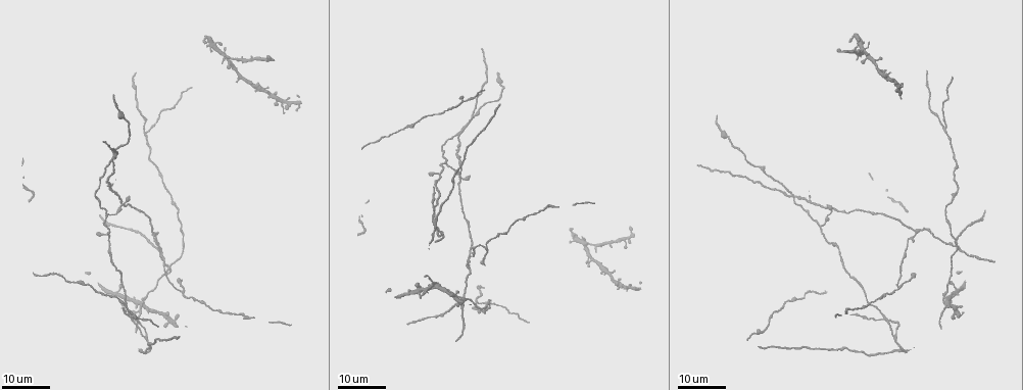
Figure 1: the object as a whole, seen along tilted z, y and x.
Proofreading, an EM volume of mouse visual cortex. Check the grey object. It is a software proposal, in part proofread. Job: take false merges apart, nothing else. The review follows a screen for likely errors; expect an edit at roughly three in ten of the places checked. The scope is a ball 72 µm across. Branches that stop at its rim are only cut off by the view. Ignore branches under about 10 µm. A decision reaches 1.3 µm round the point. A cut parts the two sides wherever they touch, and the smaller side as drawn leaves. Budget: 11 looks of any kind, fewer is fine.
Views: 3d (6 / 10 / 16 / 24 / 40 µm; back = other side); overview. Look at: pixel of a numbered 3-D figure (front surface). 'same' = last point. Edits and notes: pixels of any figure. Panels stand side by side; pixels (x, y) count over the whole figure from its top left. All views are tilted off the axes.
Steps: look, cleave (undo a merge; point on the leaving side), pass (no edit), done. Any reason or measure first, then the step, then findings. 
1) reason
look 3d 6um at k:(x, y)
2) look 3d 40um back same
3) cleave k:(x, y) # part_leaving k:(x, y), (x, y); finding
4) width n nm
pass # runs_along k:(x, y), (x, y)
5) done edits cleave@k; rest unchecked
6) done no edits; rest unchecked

sudden change in width
look 3d 16um at 1:(442, 176)

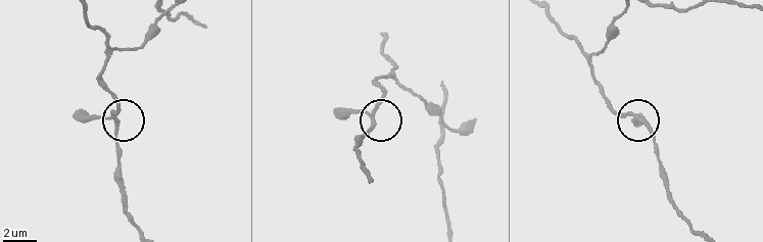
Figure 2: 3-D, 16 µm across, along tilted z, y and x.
zoom in
look 3d 6um at 2:(638, 118)

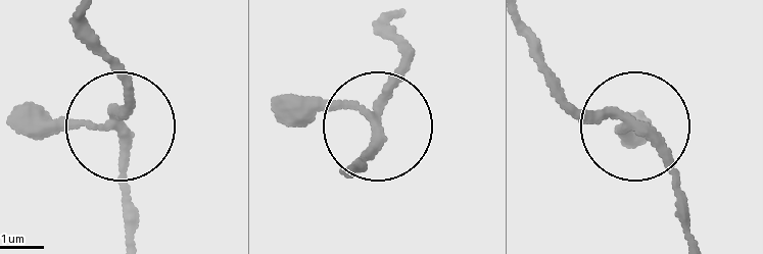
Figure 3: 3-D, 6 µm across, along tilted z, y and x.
arms 3
pass # runs_along 3:(523, 36), (561, 98), (651, 142), (690, 236); one neuron here

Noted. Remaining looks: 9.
look 3d 16um at 1:(458, 179)

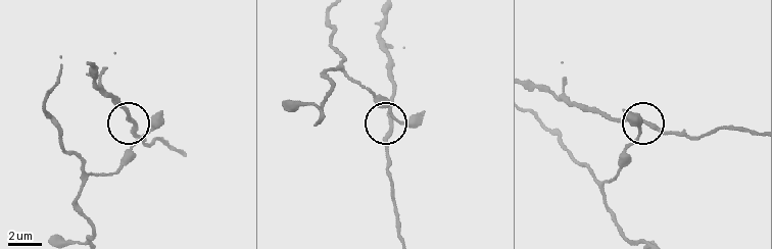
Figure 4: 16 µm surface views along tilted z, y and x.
closer look
look 3d 6um at 4:(648, 122)

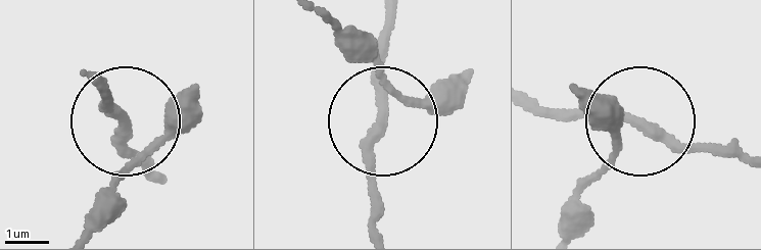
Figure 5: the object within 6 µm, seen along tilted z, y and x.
width 210 nm
pass # runs_along 5:(382, 116), (392, 91), (370, 35); continuous, no second neuron

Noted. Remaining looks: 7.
branch point
look 3d 16um at 1:(104, 218)

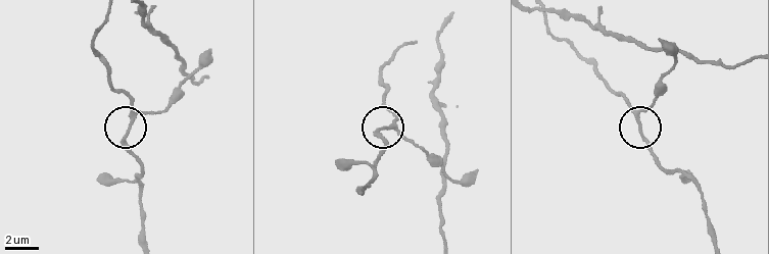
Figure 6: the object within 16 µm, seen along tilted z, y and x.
look 3d 6um at 6:(130, 121)

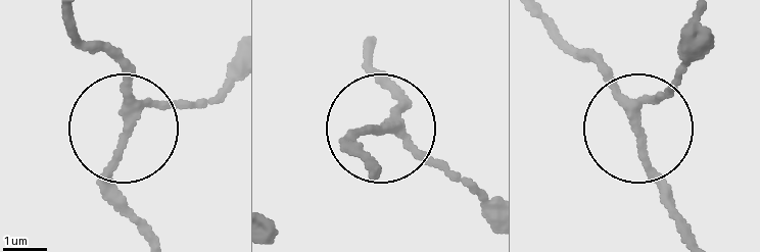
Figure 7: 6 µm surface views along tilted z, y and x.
pass # runs_along 7:(482, 200), (387, 129), (393, 93), (374, 54); continuous, no second neuron

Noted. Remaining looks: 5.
four arms meet
look 3d 16um at 1:(885, 319)

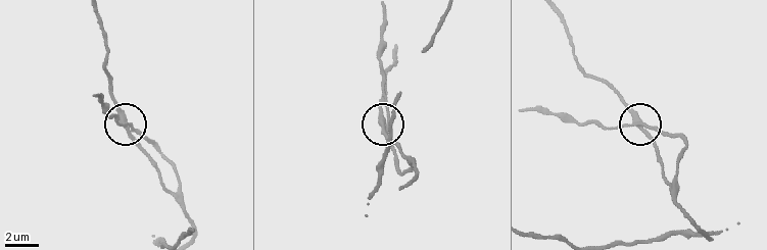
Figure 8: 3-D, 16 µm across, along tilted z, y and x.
look 3d 6um at 8:(128, 130)

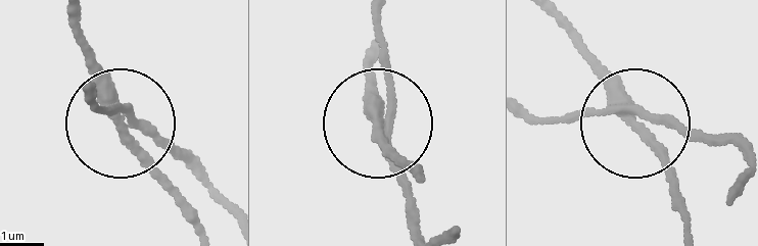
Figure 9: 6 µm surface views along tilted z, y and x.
width 260 nm
pass # runs_along 9:(545, 11), (683, 193); continuous, no second neuron

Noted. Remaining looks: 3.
thick turns thin
look 3d 16um at 1:(146, 297)

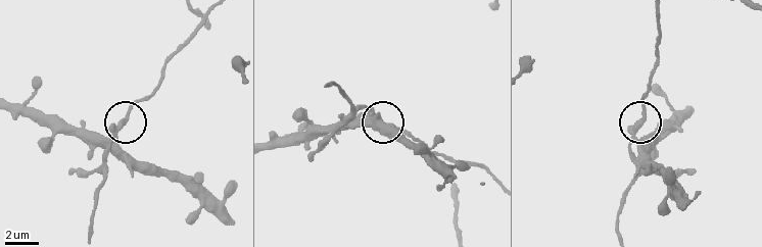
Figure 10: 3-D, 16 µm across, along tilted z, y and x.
look 3d 10um at 10:(124, 122)

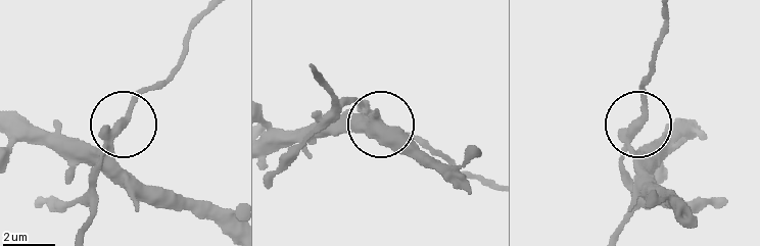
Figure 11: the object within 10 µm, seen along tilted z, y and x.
look 3d 6um at 11:(124, 122)

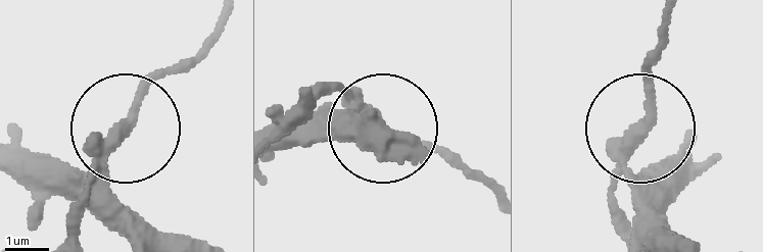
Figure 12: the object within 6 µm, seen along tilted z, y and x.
cleave 12:(117, 207) # two neurons meet here

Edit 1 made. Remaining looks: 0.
done edits cleave@12; rest unchecked

